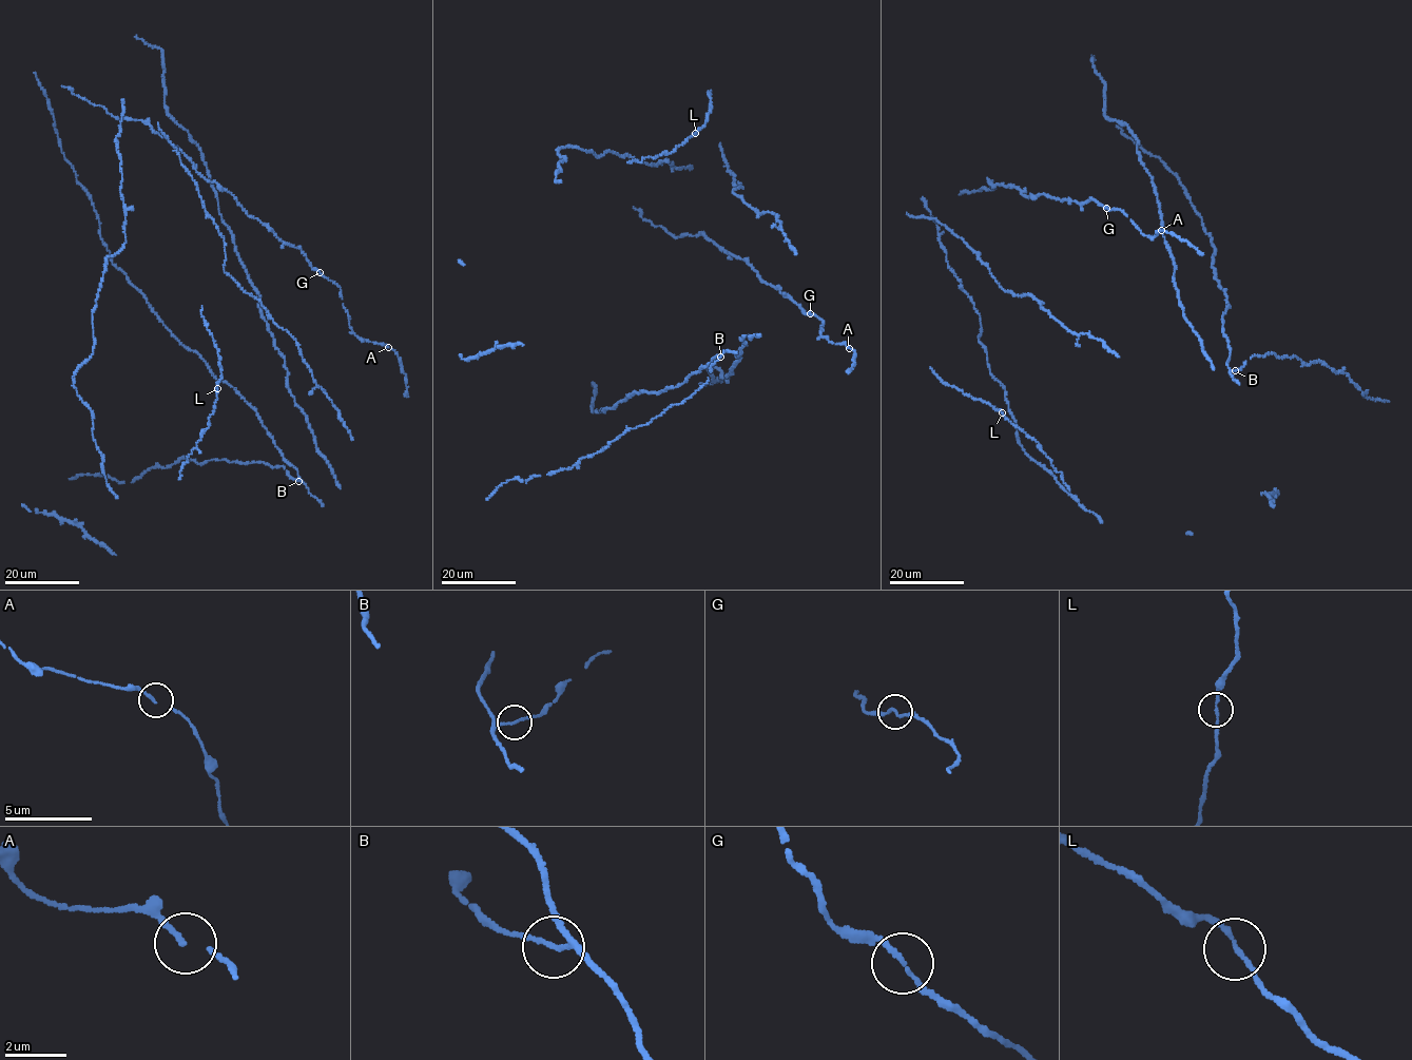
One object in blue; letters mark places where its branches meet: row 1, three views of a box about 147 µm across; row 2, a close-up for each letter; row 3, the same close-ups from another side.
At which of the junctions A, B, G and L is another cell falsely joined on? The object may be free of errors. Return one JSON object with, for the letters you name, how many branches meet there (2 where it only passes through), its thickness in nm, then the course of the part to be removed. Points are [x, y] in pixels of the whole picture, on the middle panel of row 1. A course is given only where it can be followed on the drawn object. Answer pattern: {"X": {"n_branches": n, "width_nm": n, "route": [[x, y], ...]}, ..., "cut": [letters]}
{"cut": []}

